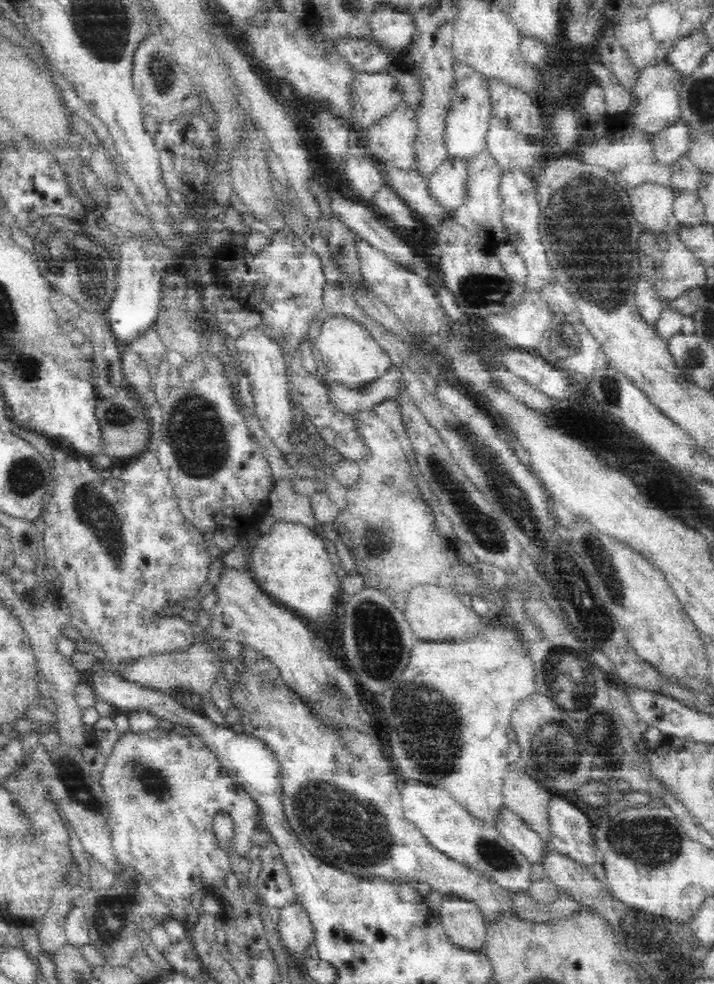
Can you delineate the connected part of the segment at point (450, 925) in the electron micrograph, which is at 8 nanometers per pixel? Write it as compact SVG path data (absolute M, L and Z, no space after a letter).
M453 897L436 898L441 924L454 943L480 953L487 936L487 920L478 903Z

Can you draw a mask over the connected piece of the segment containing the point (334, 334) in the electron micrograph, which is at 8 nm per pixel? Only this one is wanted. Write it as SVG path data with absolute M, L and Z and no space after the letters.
M322 316L310 349L326 381L336 381L352 390L361 390L370 381L380 379L391 367L389 356L373 334L358 321L346 317Z

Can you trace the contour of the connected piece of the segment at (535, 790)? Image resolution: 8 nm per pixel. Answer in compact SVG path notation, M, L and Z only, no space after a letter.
M514 760L511 769L505 774L503 794L507 809L538 831L547 842L549 792L522 771Z

